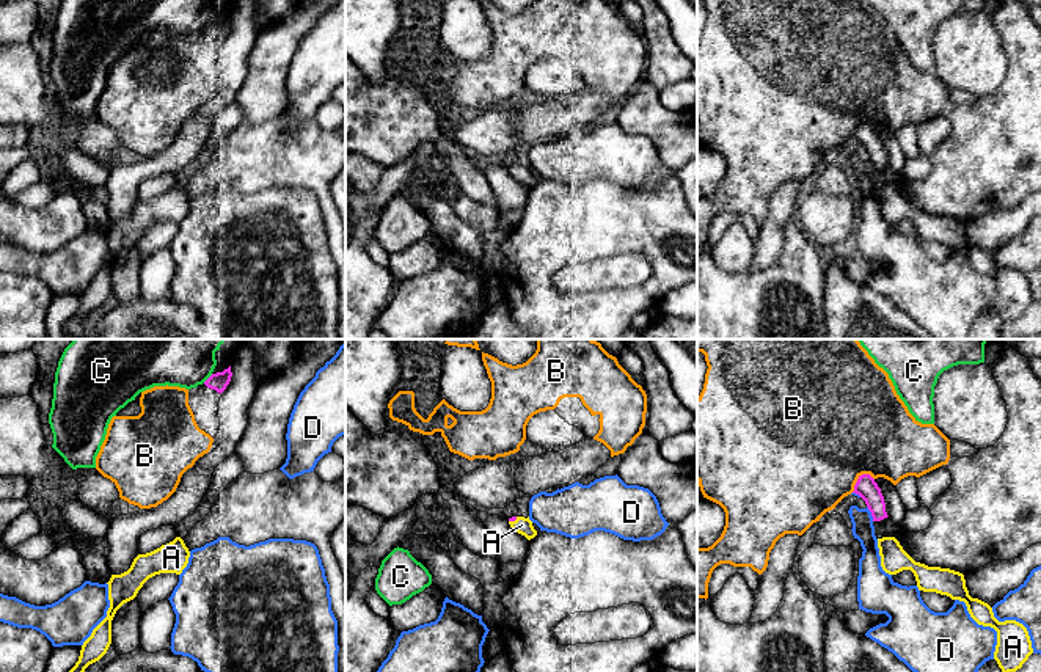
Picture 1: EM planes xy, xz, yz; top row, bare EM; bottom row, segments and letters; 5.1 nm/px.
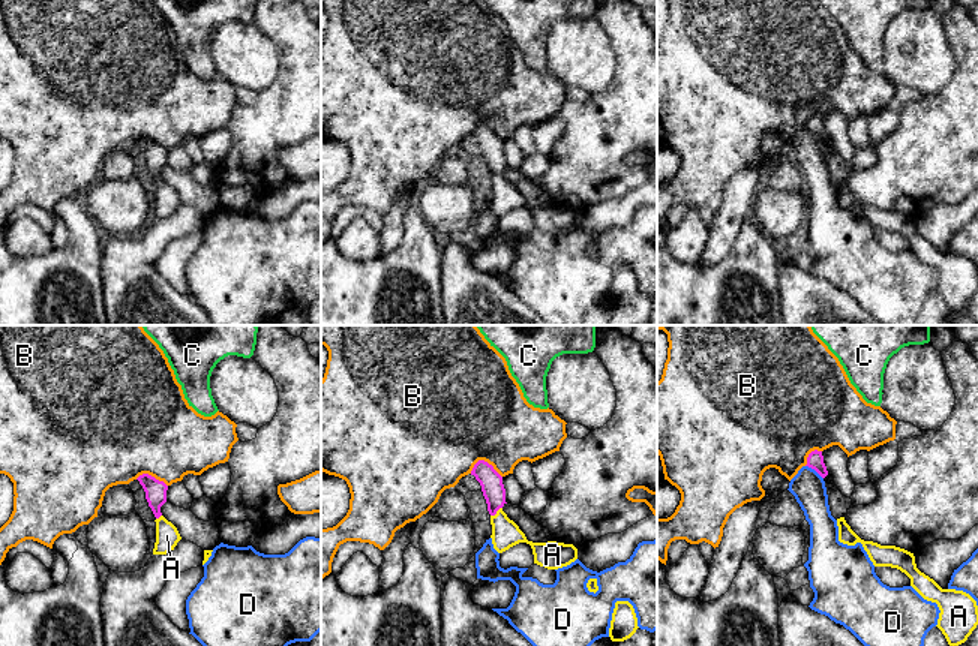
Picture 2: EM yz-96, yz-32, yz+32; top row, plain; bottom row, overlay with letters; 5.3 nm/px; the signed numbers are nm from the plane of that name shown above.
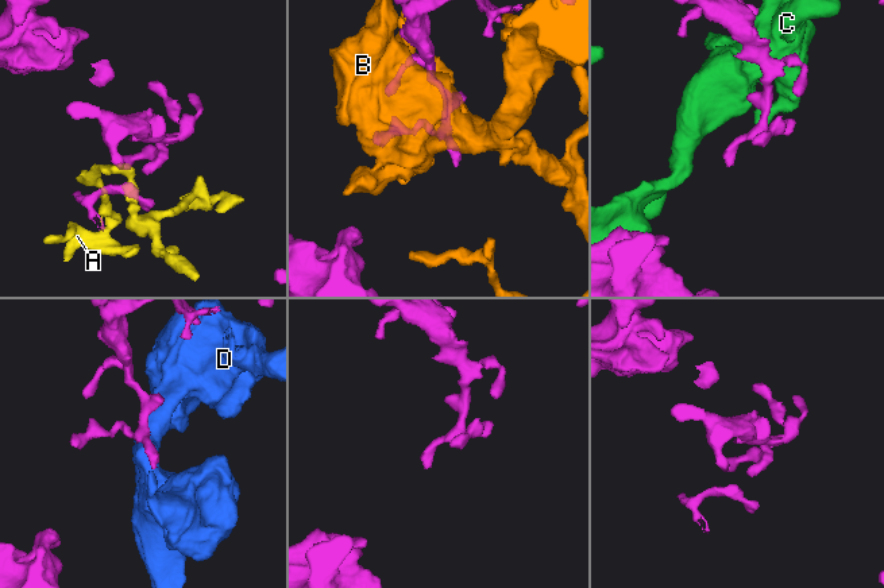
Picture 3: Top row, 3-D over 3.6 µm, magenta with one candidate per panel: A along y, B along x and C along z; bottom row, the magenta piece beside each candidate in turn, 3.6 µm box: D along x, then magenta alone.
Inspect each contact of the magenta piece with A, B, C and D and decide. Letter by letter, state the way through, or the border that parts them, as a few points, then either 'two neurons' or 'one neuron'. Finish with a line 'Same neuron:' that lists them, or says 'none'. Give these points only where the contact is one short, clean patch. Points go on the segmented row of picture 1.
A: runs through xz (512, 518), (512, 520), (522, 525); one neuron
B: two neurons
C: two neurons
D: two neurons
Same neuron: A

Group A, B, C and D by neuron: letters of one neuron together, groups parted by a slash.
A / B / C / D

